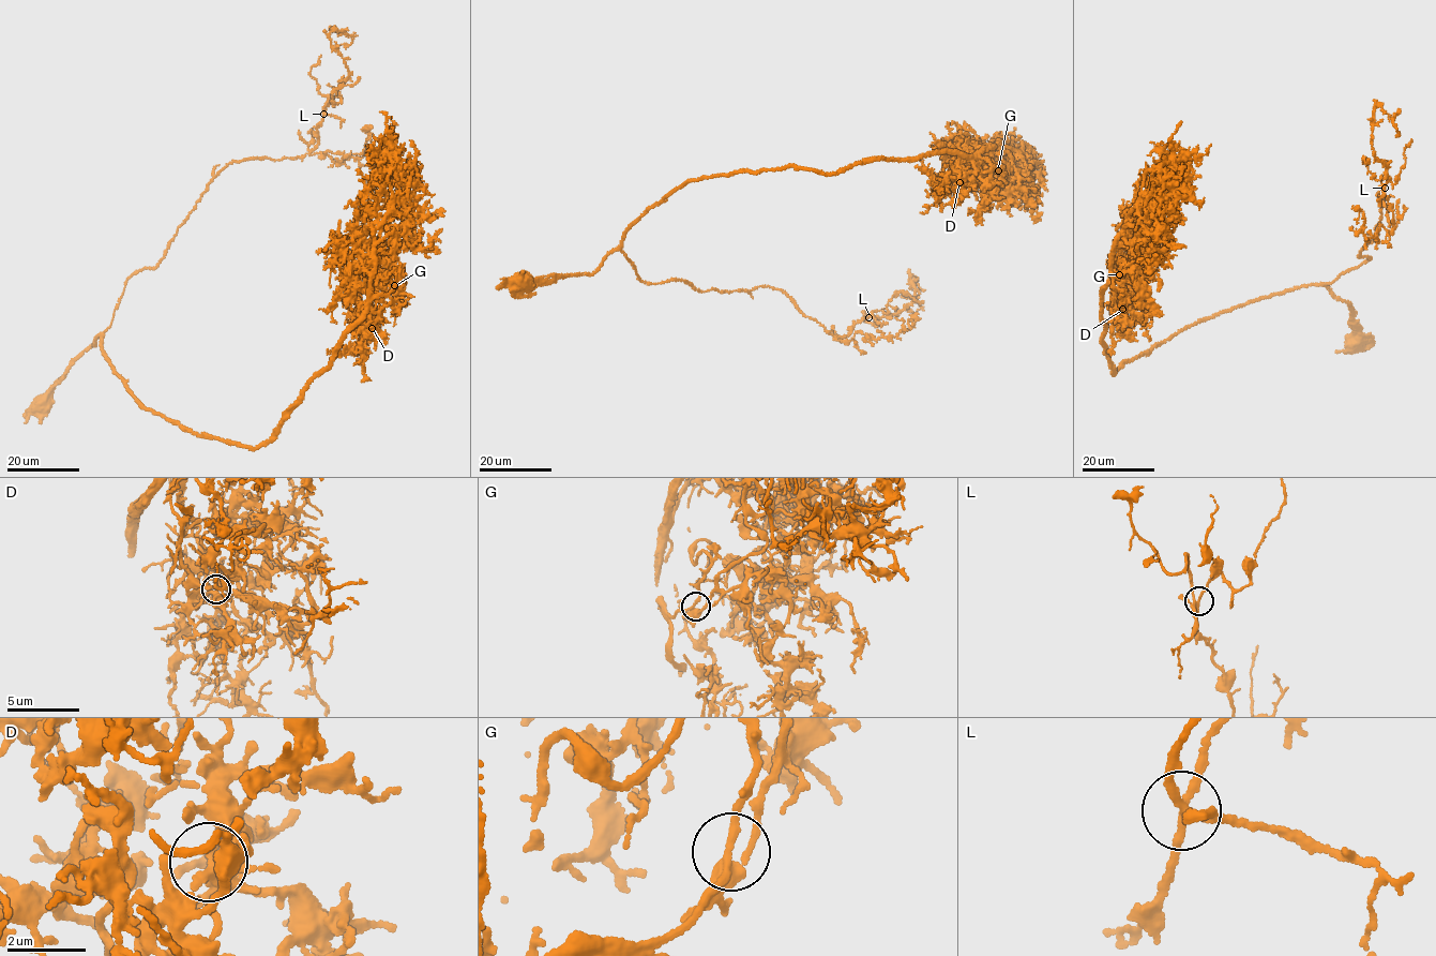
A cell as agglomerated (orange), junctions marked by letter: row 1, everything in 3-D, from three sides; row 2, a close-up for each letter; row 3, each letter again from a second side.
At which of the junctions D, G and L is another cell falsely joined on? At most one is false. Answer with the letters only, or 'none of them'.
none of them

